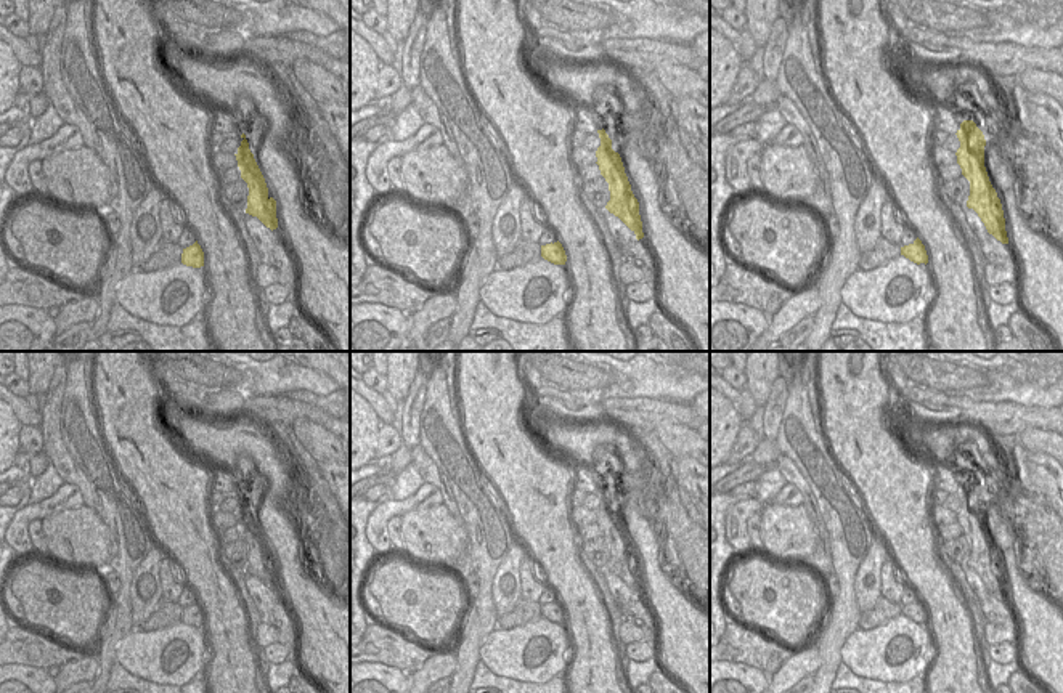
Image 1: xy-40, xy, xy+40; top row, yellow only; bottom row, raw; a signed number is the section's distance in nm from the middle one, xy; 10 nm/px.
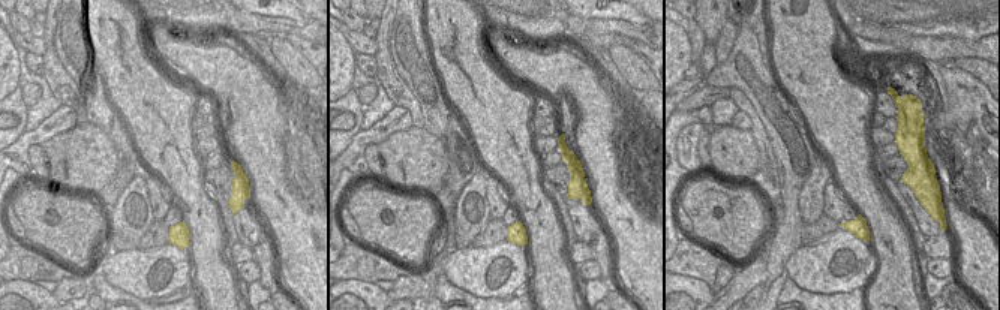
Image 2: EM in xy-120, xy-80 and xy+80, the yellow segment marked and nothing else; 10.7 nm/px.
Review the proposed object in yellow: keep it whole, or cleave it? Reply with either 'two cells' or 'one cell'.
two cells

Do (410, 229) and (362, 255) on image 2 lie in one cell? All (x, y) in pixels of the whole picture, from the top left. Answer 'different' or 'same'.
different

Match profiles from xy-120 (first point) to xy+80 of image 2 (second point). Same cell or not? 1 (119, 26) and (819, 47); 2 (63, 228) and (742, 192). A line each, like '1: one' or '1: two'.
1: one
2: one

